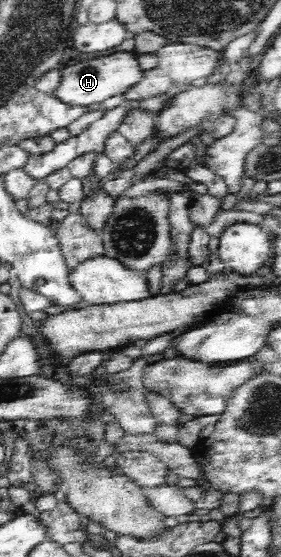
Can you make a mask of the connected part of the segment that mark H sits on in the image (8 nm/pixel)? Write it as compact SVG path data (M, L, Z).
M114 52L108 56L77 62L62 69L59 85L50 93L57 101L69 107L89 107L109 97L122 94L135 85L143 75L135 52Z

